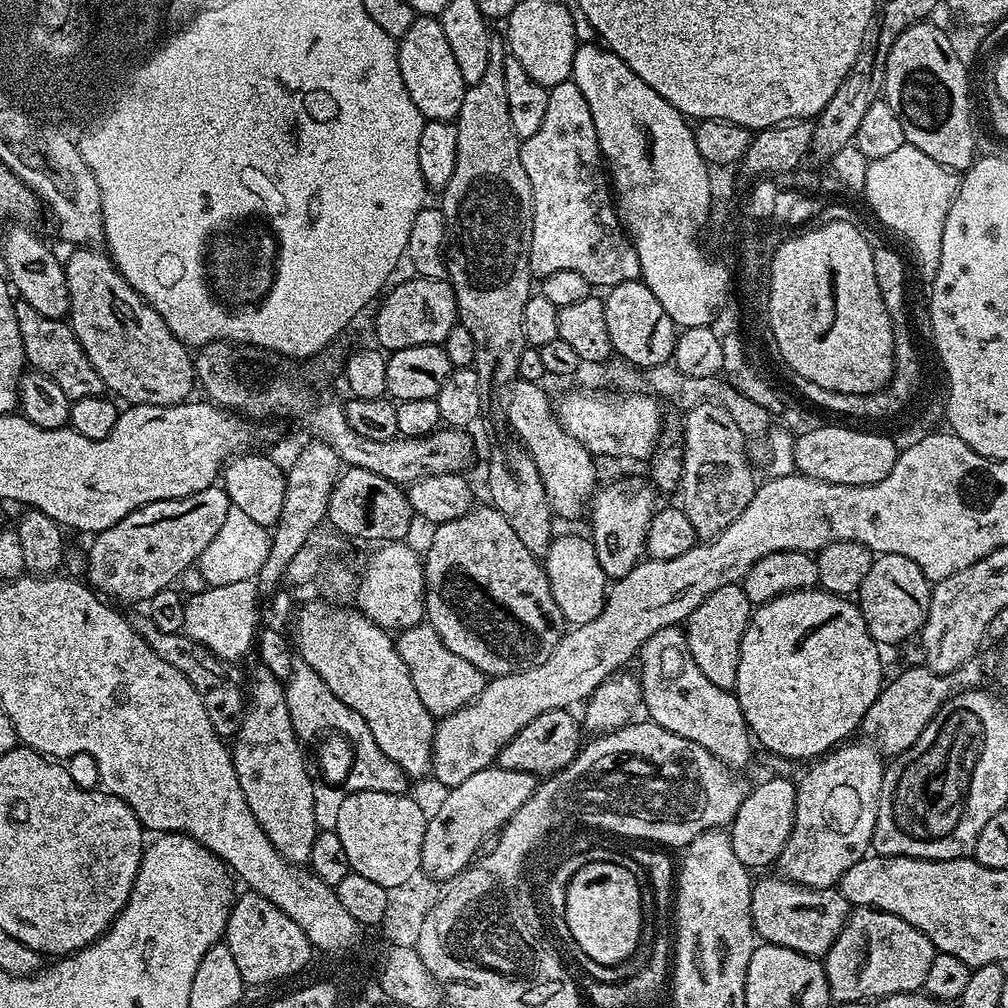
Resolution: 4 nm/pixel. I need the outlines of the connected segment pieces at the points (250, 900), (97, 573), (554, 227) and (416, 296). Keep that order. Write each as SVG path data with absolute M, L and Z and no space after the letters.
M248 890L243 894L245 896L235 897L223 939L230 954L234 954L234 963L238 965L238 974L242 974L245 985L272 984L302 971L308 959L314 956L314 949L294 918L286 918L274 902L262 898L257 892Z
M213 486L198 494L190 494L186 498L154 502L134 510L126 518L114 522L114 526L91 537L92 545L86 548L87 583L101 597L112 602L125 600L128 604L136 604L139 600L151 601L155 592L161 592L163 588L175 585L184 573L197 563L206 546L210 545L221 529L229 505L230 501L223 487Z
M571 79L563 80L548 89L546 118L535 134L530 134L520 145L522 167L530 178L532 191L532 245L530 266L533 277L543 278L558 274L558 270L574 270L586 278L589 285L601 284L604 290L622 282L640 279L640 263L636 247L628 239L627 232L616 217L614 193L606 175L604 157L600 154L598 134L594 130L594 118L590 118L590 106L582 98L582 90Z
M421 276L411 279L393 283L379 301L375 343L388 354L410 346L443 345L446 334L458 323L456 295L447 279L427 280Z

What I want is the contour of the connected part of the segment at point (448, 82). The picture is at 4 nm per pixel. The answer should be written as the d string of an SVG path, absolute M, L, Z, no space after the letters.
M417 15L410 30L399 37L396 57L402 70L402 82L406 82L406 94L410 94L410 102L418 106L425 121L455 121L458 110L462 110L466 85L458 70L458 61L450 54L450 42L446 42L446 30L442 30L439 19Z

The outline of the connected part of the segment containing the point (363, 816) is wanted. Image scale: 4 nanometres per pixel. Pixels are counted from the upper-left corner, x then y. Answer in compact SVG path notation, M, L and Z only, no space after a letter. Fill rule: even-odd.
M374 790L350 792L336 808L334 830L342 838L352 871L370 878L383 888L403 889L404 883L420 872L422 838L426 838L428 816L408 794L382 794Z

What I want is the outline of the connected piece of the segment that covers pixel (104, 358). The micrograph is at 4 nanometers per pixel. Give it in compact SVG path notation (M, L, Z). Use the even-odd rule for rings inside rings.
M80 246L73 252L76 253L64 264L72 307L70 323L82 350L86 350L86 358L90 358L94 370L98 370L105 389L121 401L128 400L124 402L129 405L170 406L185 403L193 395L191 392L198 388L194 356L189 345L182 343L172 333L170 326L166 326L158 310L149 306L144 297L134 290L134 286L126 282L109 255L103 251L100 253L100 250L92 246Z

